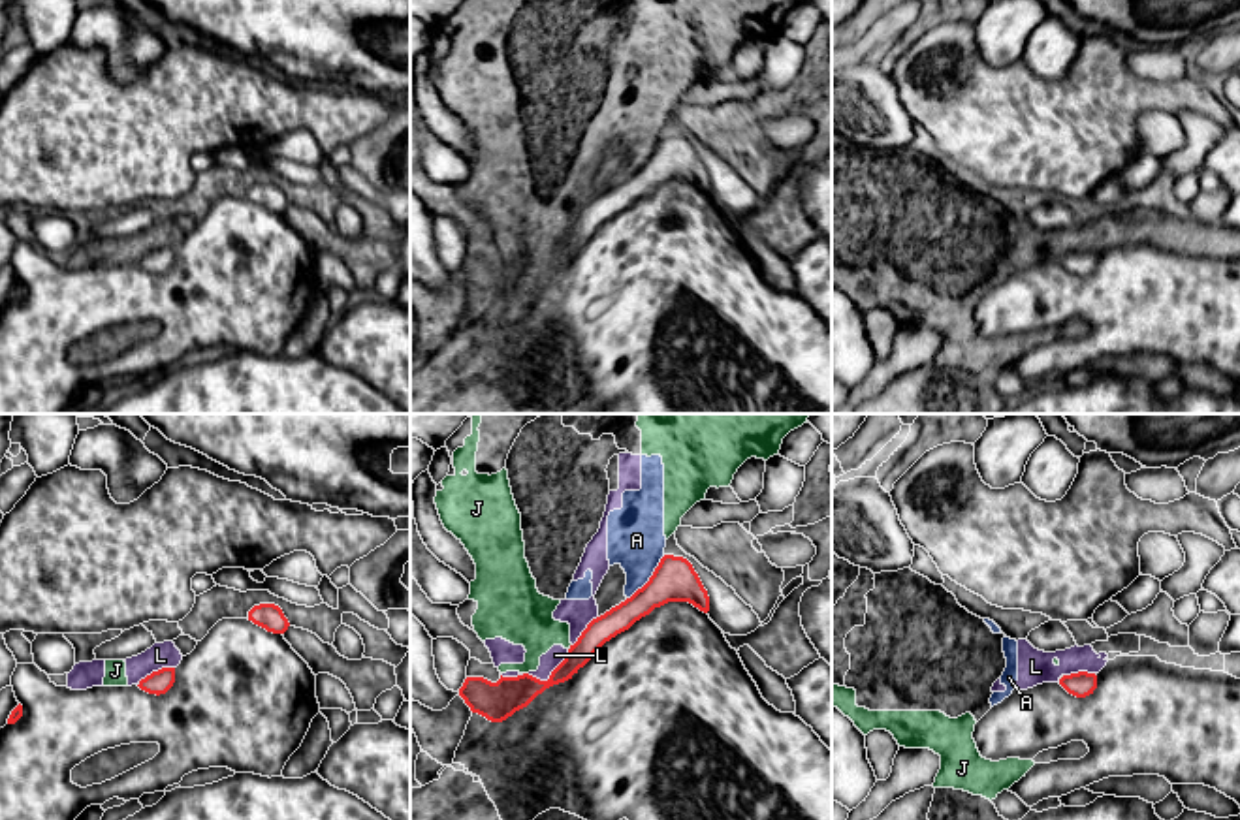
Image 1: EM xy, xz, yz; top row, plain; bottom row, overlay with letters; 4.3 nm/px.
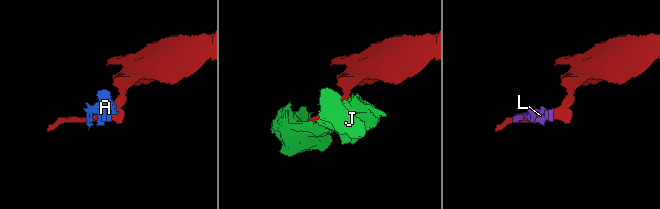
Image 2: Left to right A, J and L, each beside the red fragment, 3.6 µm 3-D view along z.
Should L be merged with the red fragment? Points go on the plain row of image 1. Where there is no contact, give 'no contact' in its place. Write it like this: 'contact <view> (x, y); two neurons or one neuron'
contact xz (552, 252); two neurons

